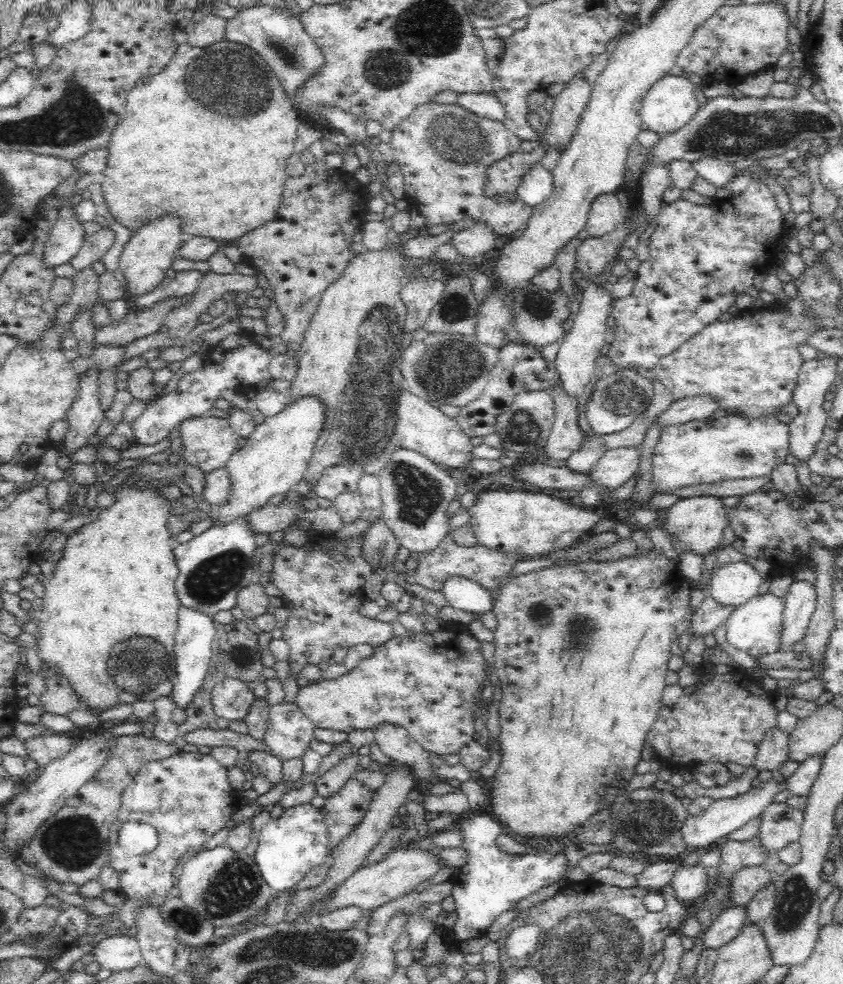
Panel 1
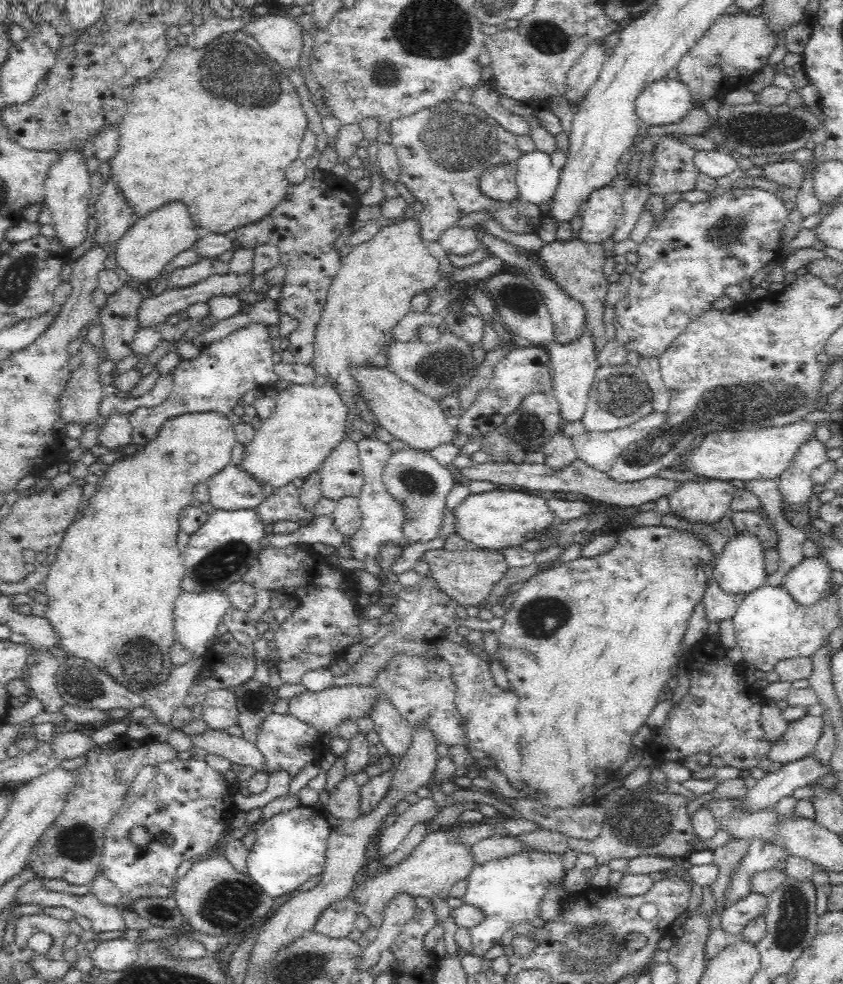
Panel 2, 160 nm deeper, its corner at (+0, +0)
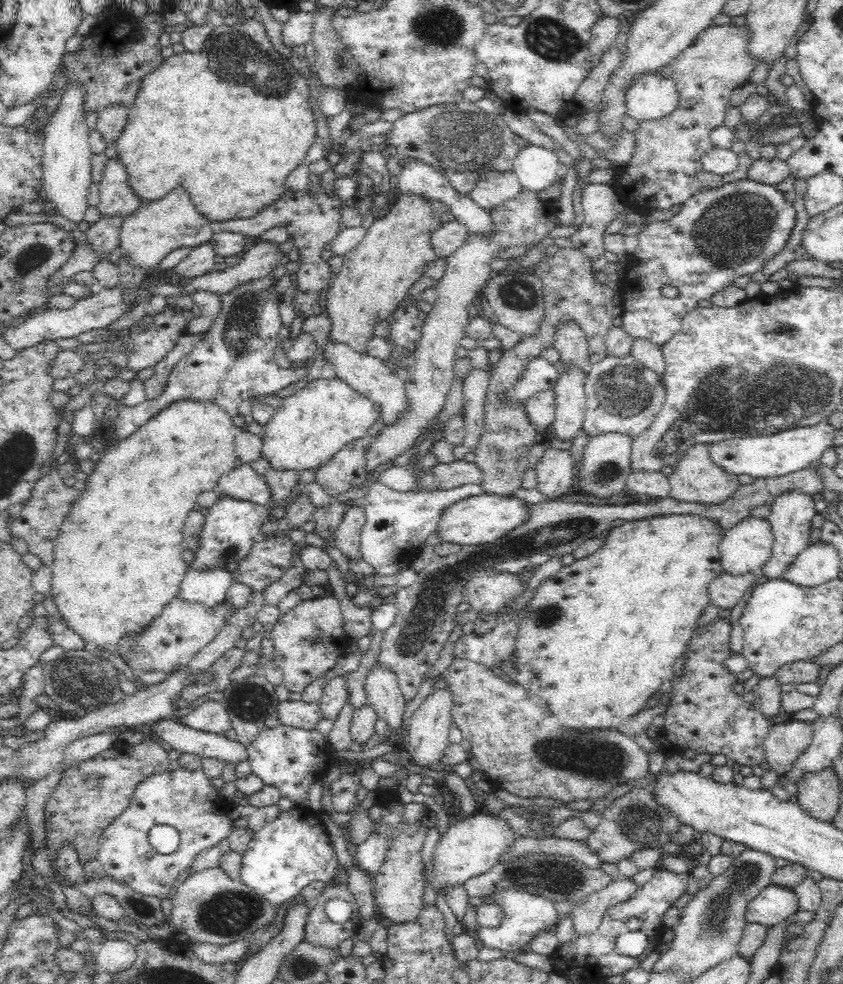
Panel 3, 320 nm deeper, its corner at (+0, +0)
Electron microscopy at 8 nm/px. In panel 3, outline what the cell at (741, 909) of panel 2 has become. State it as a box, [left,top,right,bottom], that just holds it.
[745,884,799,928]

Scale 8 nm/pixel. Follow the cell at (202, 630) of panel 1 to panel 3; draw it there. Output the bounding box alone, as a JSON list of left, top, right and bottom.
[179,567,234,608]

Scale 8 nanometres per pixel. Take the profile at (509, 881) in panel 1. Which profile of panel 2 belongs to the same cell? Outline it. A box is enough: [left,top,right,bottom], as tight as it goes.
[462,851,564,956]

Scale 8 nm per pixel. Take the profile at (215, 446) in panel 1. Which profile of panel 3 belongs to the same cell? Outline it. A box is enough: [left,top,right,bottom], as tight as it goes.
[49,398,240,653]

